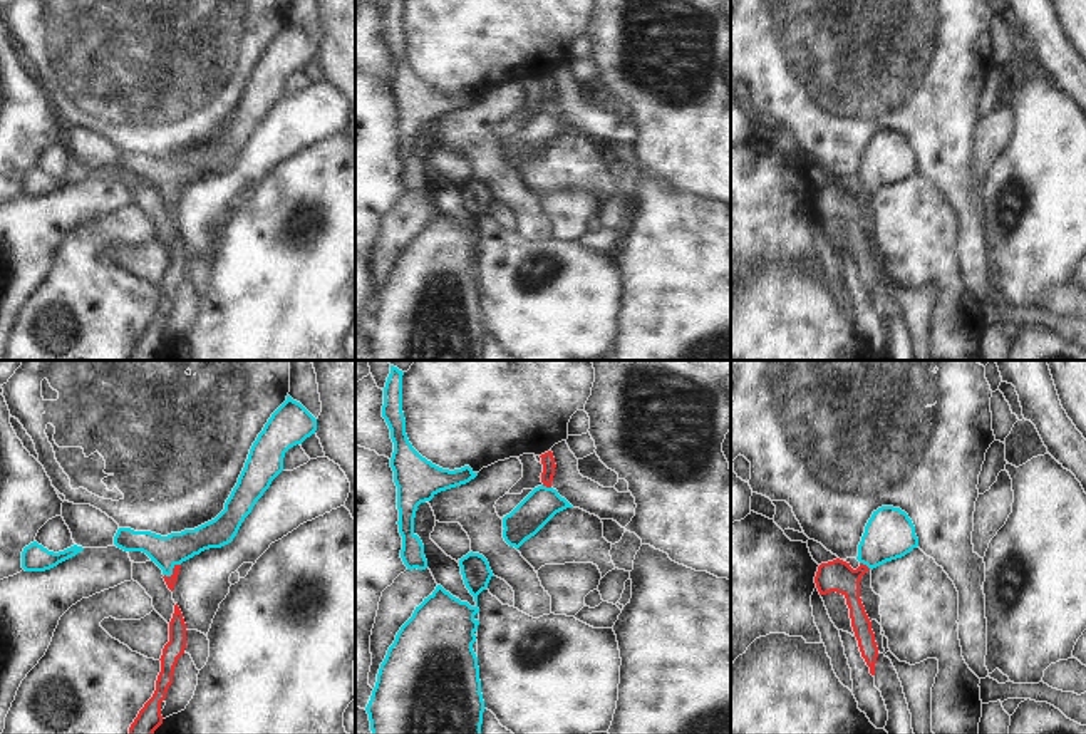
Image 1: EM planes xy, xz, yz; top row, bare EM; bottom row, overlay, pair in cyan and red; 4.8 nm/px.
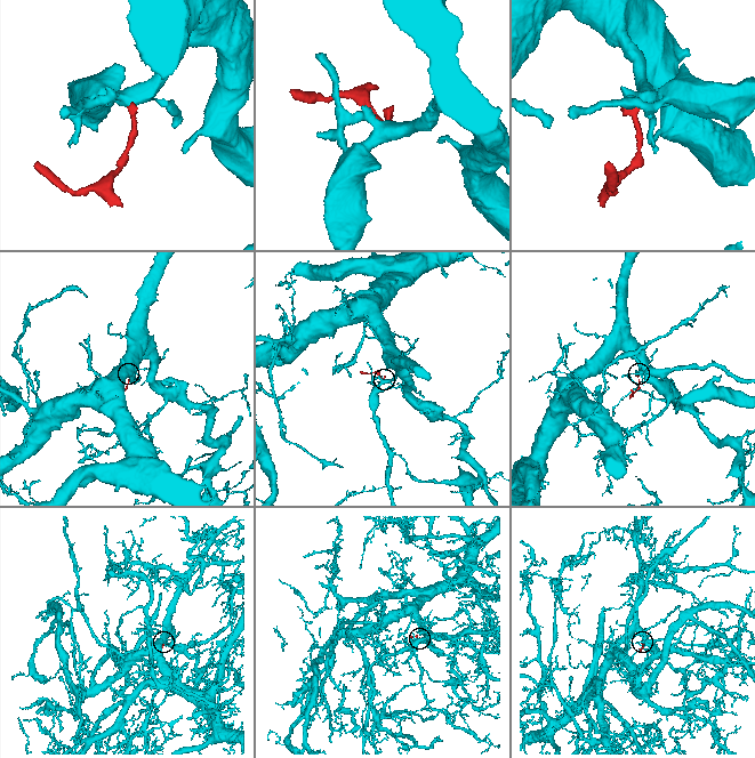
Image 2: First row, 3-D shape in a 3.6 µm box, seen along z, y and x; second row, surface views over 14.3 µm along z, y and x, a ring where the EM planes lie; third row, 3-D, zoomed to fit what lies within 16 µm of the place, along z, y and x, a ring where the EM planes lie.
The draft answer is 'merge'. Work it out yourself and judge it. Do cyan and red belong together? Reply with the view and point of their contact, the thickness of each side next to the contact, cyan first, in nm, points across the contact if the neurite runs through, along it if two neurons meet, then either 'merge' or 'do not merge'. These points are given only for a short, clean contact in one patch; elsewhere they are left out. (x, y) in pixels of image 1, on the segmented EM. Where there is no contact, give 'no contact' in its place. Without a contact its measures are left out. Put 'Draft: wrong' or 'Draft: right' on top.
Draft: right
xy (171, 572) | 150/50 nm | across xy (175, 548), (171, 552), (171, 572), (170, 580) | merge

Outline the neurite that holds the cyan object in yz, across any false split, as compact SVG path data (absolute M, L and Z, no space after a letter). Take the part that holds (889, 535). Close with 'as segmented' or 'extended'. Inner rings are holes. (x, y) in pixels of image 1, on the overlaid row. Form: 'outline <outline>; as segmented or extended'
outline M882 506L873 511L865 526L865 533L858 545L856 560L860 561L860 566L856 570L840 558L818 566L814 583L820 595L836 592L846 598L851 627L861 657L870 667L871 675L875 675L878 647L871 630L871 622L860 598L860 580L866 571L887 561L902 558L917 546L918 538L908 514L900 508Z; extended

